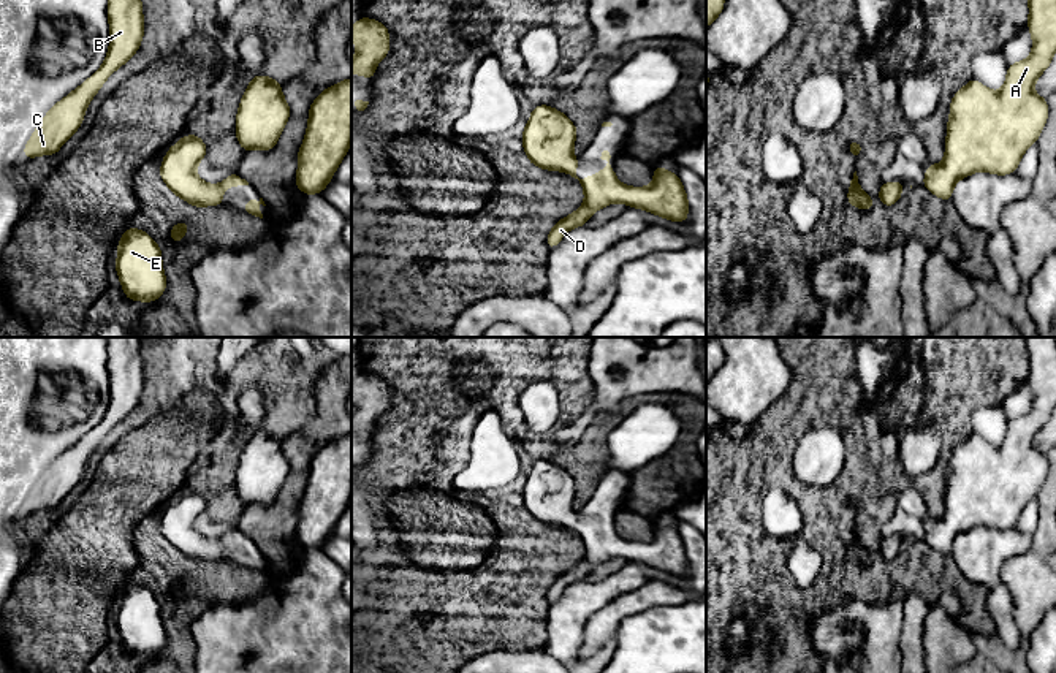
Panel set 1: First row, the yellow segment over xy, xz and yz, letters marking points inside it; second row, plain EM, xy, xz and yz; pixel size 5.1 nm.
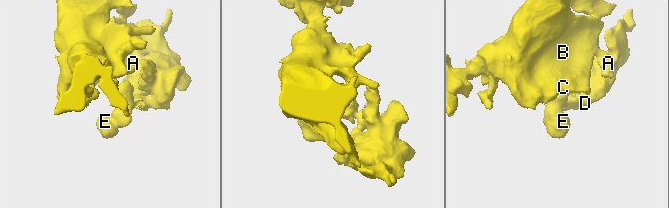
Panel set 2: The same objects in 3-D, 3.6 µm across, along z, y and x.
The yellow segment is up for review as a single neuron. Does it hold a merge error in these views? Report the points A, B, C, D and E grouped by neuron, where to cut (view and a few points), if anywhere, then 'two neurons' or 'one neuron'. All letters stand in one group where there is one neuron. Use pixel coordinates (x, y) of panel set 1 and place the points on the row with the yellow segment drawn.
groups A B C D E; cut none; one neuron

